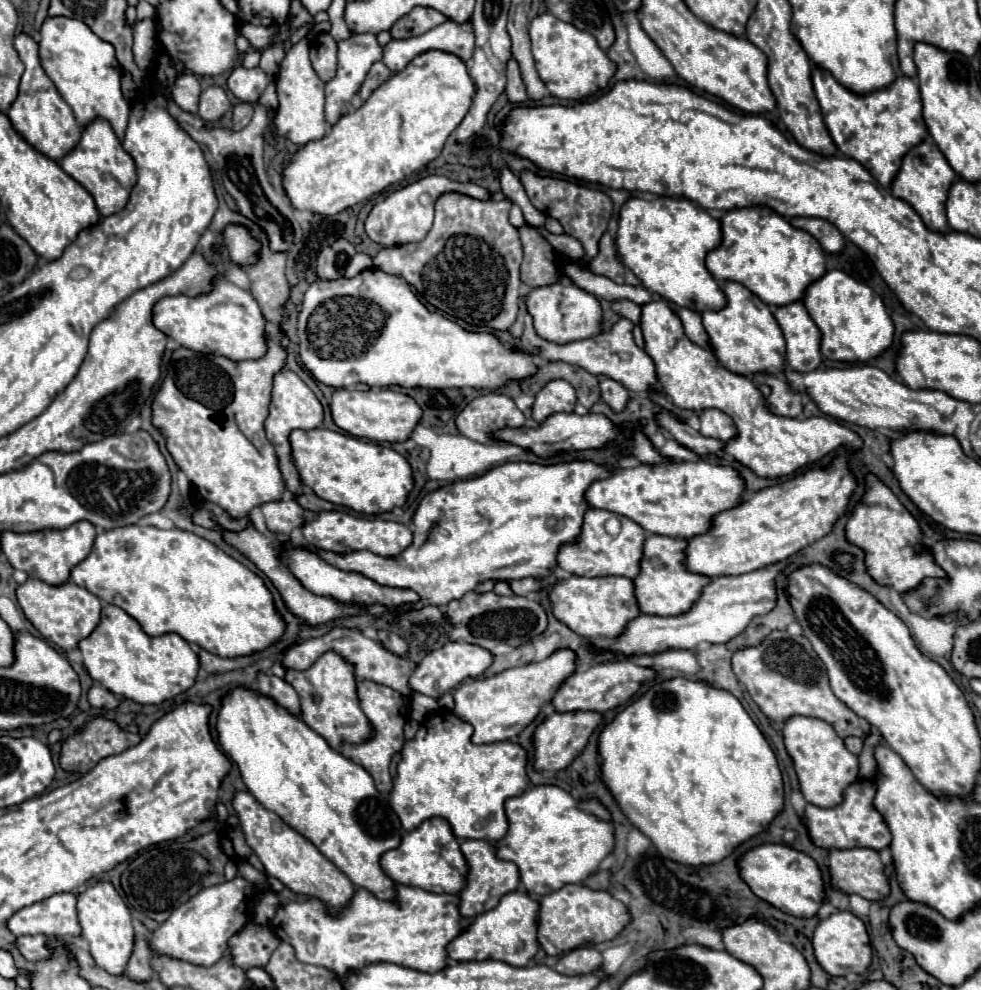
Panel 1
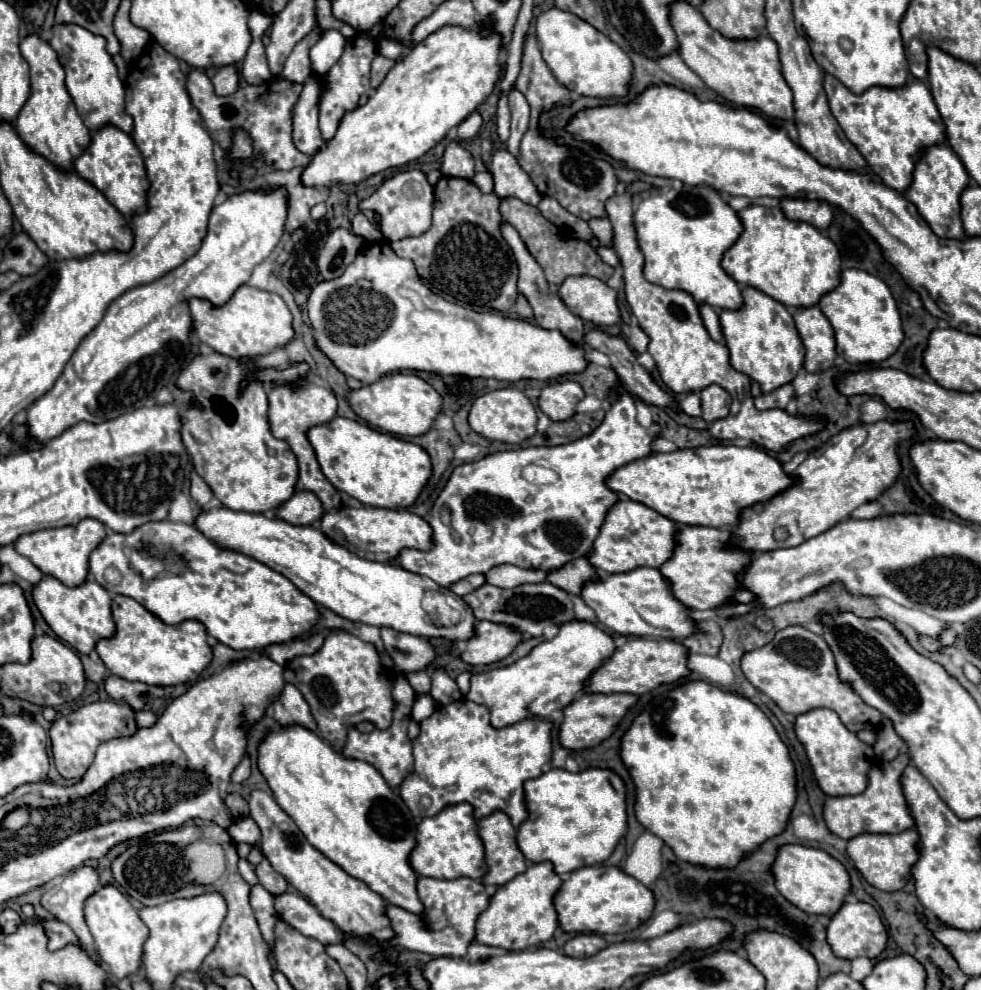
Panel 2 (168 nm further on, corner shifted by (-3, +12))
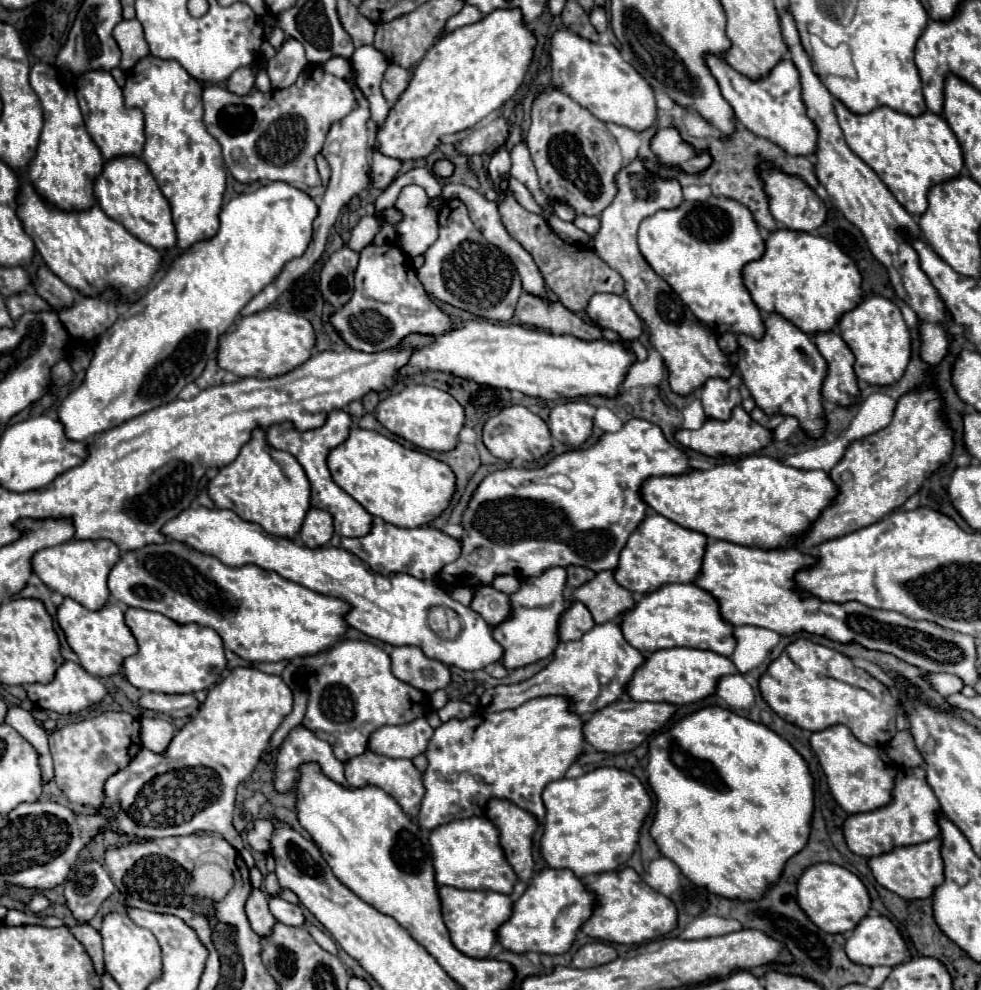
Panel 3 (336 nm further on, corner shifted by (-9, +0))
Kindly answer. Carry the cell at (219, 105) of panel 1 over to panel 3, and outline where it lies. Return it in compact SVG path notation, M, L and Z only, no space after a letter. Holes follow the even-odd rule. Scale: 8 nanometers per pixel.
M241 67L227 79L227 89L235 95L247 95L253 89L253 83L255 83L255 69Z

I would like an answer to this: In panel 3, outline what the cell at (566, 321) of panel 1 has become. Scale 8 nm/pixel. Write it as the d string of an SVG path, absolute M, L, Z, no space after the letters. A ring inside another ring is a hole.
M595 293L585 309L587 317L601 329L611 329L623 339L637 339L643 331L643 323L631 309L629 301L621 295Z

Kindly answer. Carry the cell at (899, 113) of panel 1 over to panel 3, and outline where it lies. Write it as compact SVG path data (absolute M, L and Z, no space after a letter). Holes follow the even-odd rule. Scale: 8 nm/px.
M835 101L835 113L837 113L839 125L845 133L845 139L847 139L847 145L851 147L851 151L857 153L879 175L879 179L889 187L889 191L895 195L895 199L915 217L919 217L927 209L927 191L937 183L957 177L963 169L961 145L955 139L955 133L951 131L947 121L937 113L925 111L921 115L913 117L913 115L899 113L891 107L877 107L871 113L857 115L857 113L849 111L841 101Z

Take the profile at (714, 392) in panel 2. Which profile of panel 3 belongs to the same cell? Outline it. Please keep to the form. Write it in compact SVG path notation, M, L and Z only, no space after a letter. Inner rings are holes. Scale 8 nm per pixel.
M737 373L731 379L707 379L701 389L701 401L709 419L727 421L731 417L731 411L741 403L739 383Z

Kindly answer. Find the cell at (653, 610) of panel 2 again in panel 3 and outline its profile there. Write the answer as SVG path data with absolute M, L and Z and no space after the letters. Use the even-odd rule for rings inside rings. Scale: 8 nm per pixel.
M669 583L669 585L661 585L653 593L645 593L635 603L633 609L629 609L621 615L621 631L623 631L623 637L629 641L629 645L639 649L641 653L653 653L653 651L669 649L669 647L693 647L693 649L713 651L713 653L731 657L731 653L735 649L735 639L731 635L733 625L729 625L721 619L719 605L715 603L715 599L711 595L707 595L703 589L695 587L695 583Z

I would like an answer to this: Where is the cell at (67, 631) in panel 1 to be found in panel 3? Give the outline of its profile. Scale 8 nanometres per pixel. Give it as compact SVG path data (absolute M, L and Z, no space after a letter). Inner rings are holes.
M65 597L63 603L57 607L57 623L65 633L69 647L79 655L79 663L91 675L109 677L121 669L121 661L125 657L137 653L137 643L123 621L123 611L111 601L105 603L105 607L99 611L89 611L81 603Z

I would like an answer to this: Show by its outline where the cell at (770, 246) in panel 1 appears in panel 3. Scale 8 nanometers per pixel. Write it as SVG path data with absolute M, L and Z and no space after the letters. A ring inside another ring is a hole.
M777 229L777 231L769 233L769 237L765 239L765 253L763 253L763 257L761 257L761 259L755 259L755 261L751 261L751 263L747 263L747 265L743 267L743 283L745 283L747 291L751 293L751 297L753 297L753 303L755 303L763 313L779 313L779 315L783 315L787 321L791 321L793 325L797 325L797 327L799 327L803 333L807 333L807 335L815 335L815 333L819 333L819 331L831 331L831 329L837 325L839 317L841 317L845 311L851 311L851 309L861 301L861 275L859 275L859 269L857 269L855 261L853 261L851 257L847 257L833 241L827 241L827 239L821 237L821 235L803 233L803 231Z

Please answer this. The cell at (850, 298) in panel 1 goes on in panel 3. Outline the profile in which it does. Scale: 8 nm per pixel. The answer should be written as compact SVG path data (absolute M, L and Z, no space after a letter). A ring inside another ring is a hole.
M867 295L863 301L841 315L837 323L841 339L849 345L849 349L855 355L855 375L869 385L893 385L899 381L907 369L907 363L911 359L911 337L909 329L901 317L901 309L881 297L881 295Z

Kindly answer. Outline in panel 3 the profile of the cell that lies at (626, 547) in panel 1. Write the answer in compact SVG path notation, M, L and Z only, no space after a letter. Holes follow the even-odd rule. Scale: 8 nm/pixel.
M649 513L623 547L619 565L613 569L613 577L621 587L635 595L651 593L667 583L691 583L699 575L705 543L707 539L703 533L685 529L663 515Z

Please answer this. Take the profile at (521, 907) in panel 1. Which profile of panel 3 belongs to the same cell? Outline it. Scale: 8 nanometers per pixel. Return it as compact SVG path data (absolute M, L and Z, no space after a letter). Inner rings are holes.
M547 867L513 903L511 917L497 929L497 941L503 945L503 949L513 953L537 951L547 955L561 955L571 947L575 933L591 915L593 903L593 893L589 893L571 871Z

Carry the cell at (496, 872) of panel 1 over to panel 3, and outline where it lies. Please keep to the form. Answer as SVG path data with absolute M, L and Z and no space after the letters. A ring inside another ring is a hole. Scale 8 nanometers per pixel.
M491 799L487 803L487 817L499 829L499 843L505 859L513 867L519 881L529 881L529 865L533 871L531 835L535 833L537 821L531 813L515 807L509 801Z

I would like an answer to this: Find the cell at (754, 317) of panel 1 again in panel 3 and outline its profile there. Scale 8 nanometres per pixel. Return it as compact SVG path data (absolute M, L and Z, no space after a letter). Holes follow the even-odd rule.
M769 313L765 319L765 335L755 339L751 335L737 335L737 373L751 391L759 409L767 415L793 415L801 427L811 435L823 433L823 405L821 405L821 383L827 373L827 363L817 351L811 337L779 313Z

